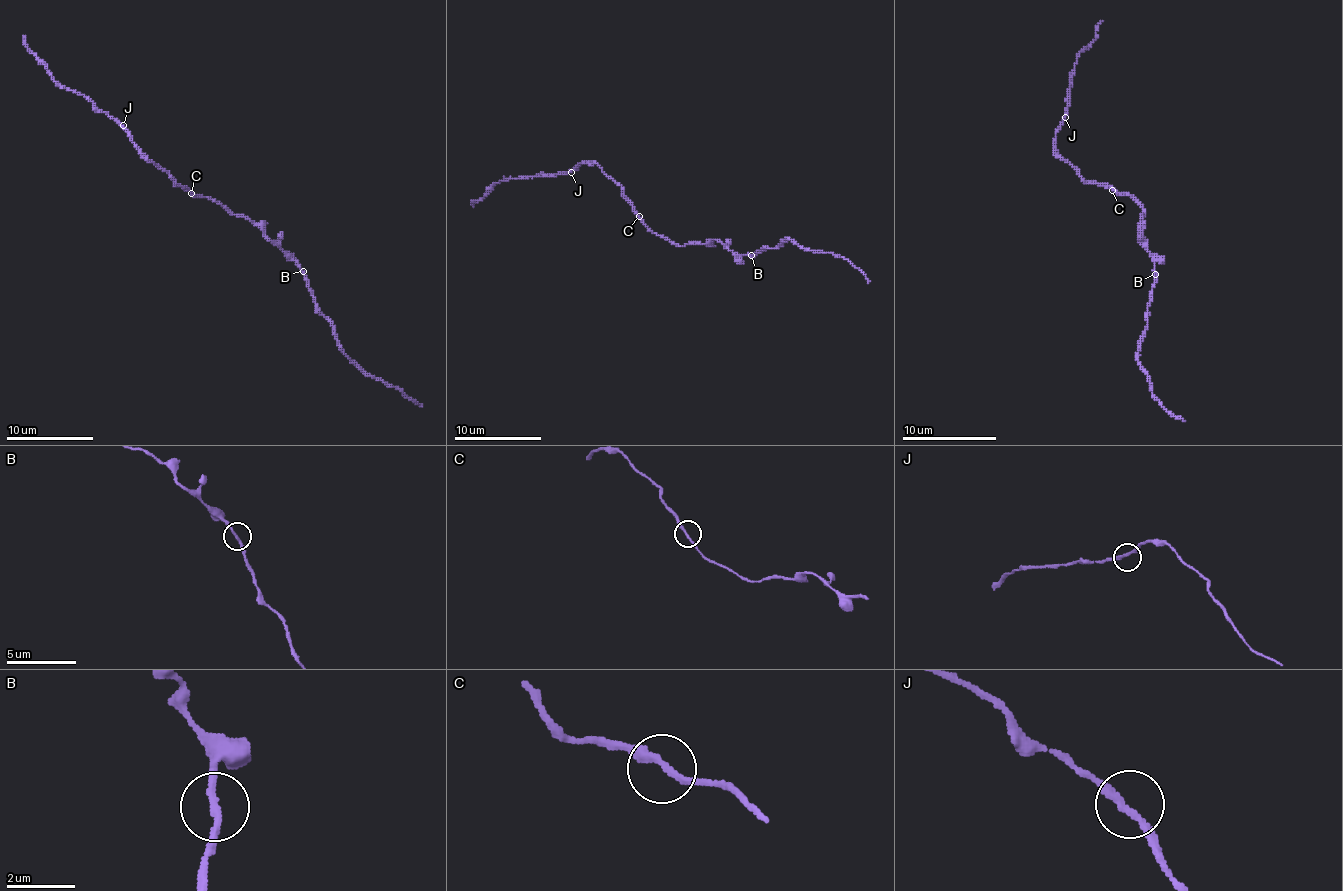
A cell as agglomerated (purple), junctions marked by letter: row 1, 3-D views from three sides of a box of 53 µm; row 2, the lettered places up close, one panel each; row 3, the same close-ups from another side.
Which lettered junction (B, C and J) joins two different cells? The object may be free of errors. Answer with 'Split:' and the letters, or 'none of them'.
Split: none of them

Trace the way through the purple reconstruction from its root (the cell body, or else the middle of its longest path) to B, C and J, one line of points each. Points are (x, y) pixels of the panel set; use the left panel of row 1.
B: (224, 208), (239, 217), (248, 217), (302, 271)
C: (224, 208), (206, 197), (191, 193)
J: (224, 208), (206, 197), (197, 197), (187, 188), (176, 186), (176, 182), (139, 149), (123, 125)

